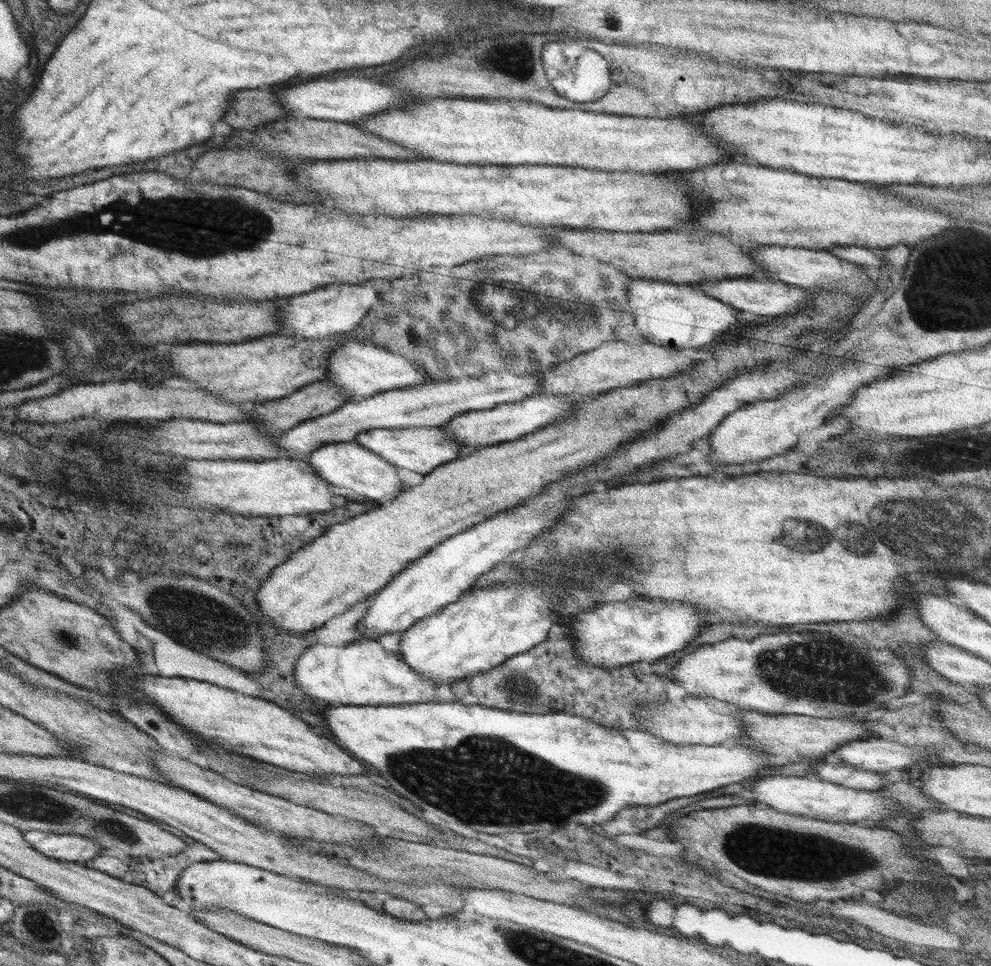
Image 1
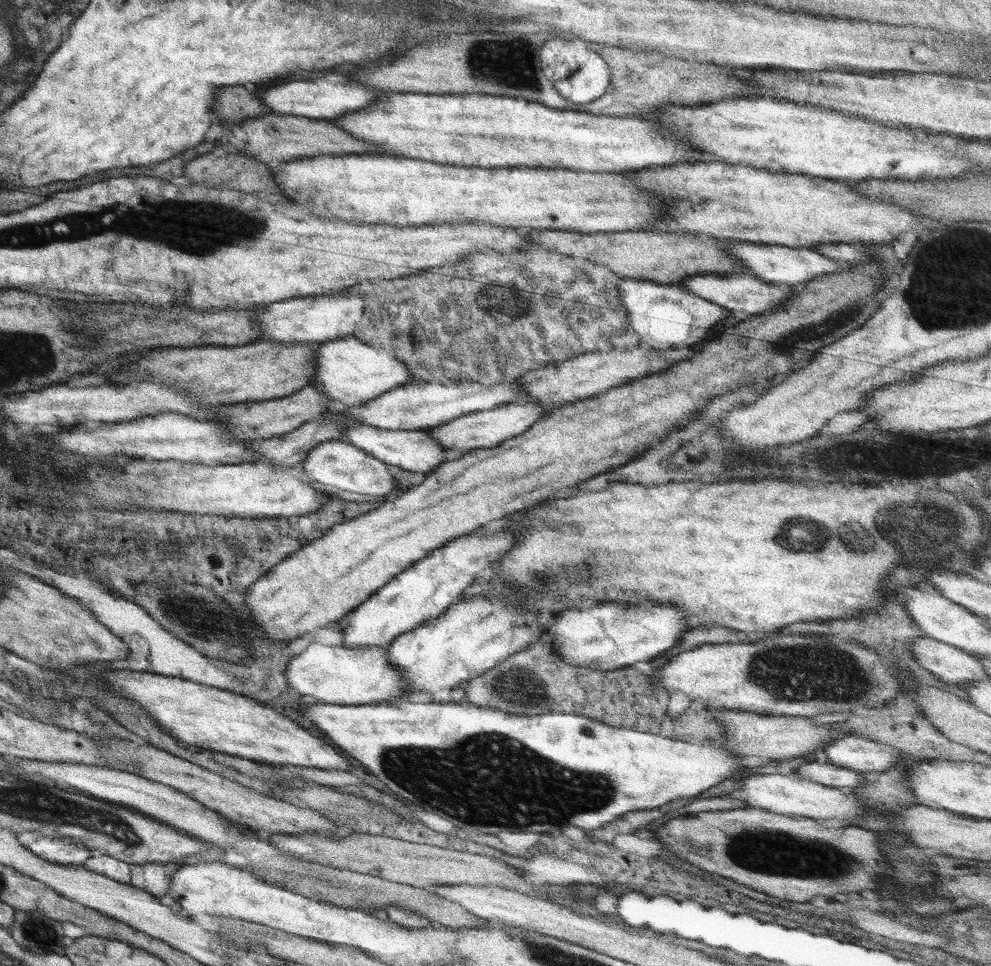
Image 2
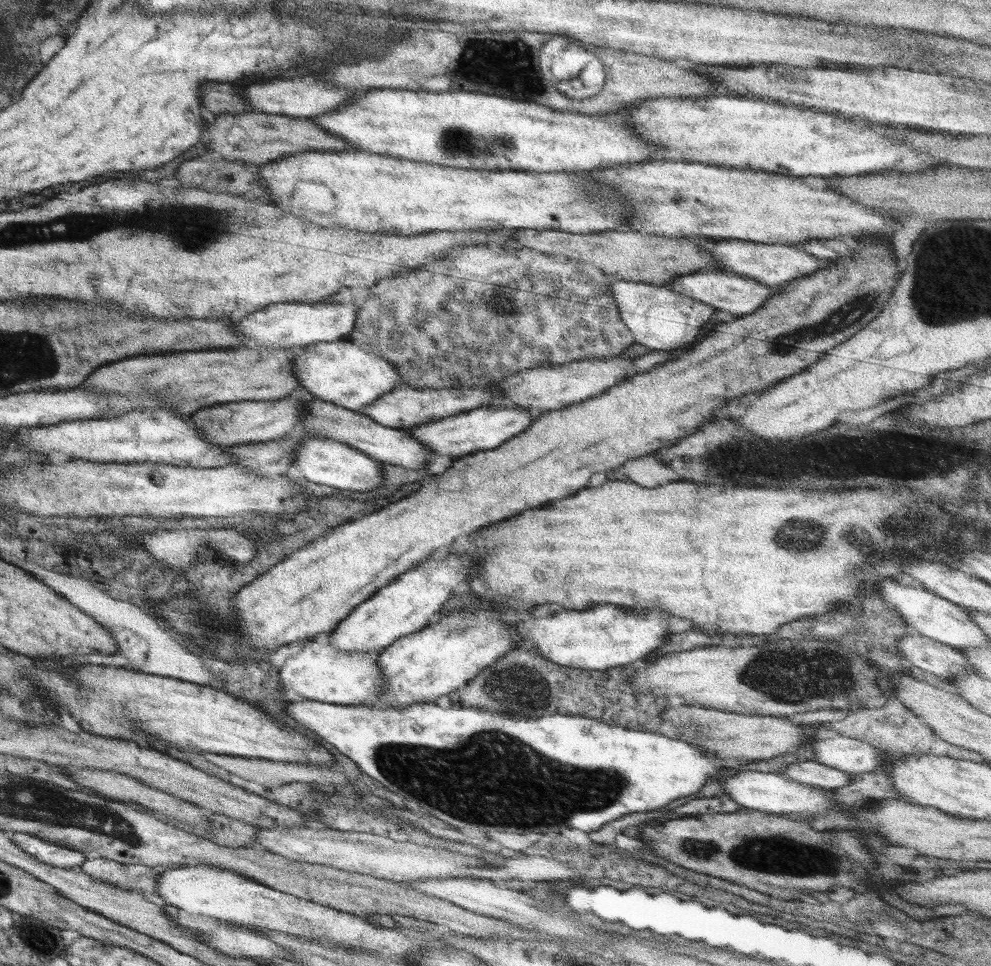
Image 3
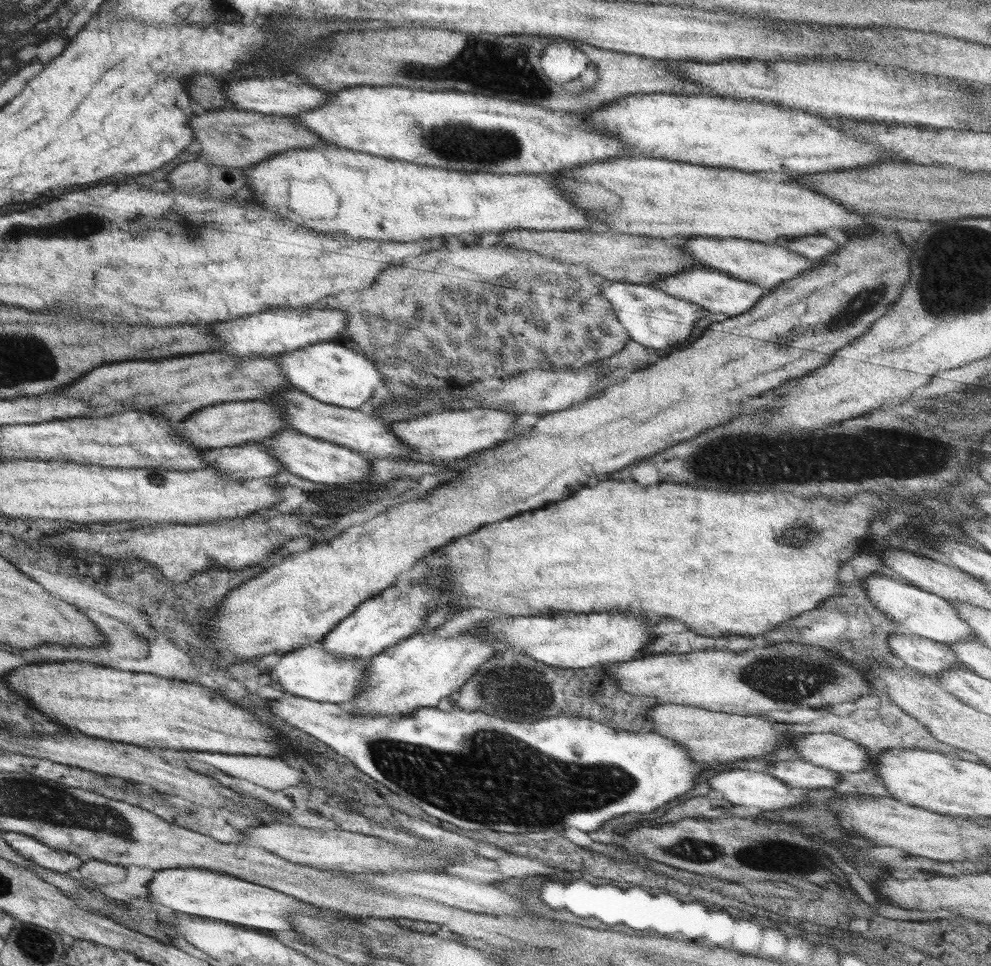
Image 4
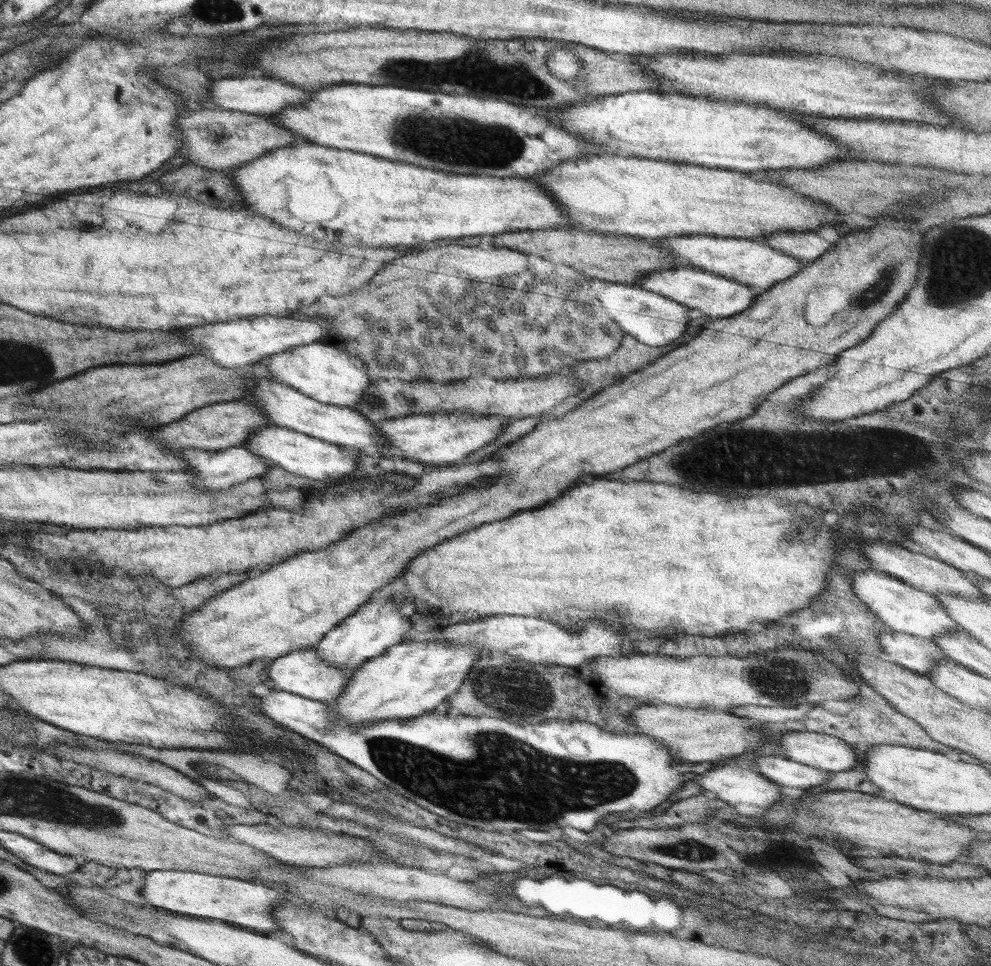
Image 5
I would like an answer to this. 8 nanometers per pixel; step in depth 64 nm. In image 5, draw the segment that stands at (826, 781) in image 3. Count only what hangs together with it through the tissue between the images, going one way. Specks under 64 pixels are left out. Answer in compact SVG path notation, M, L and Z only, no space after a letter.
M764 756L754 760L754 764L756 766L748 767L772 782L787 787L790 792L796 788L804 791L808 787L818 786L828 780L830 774L830 771L806 766L780 756Z

